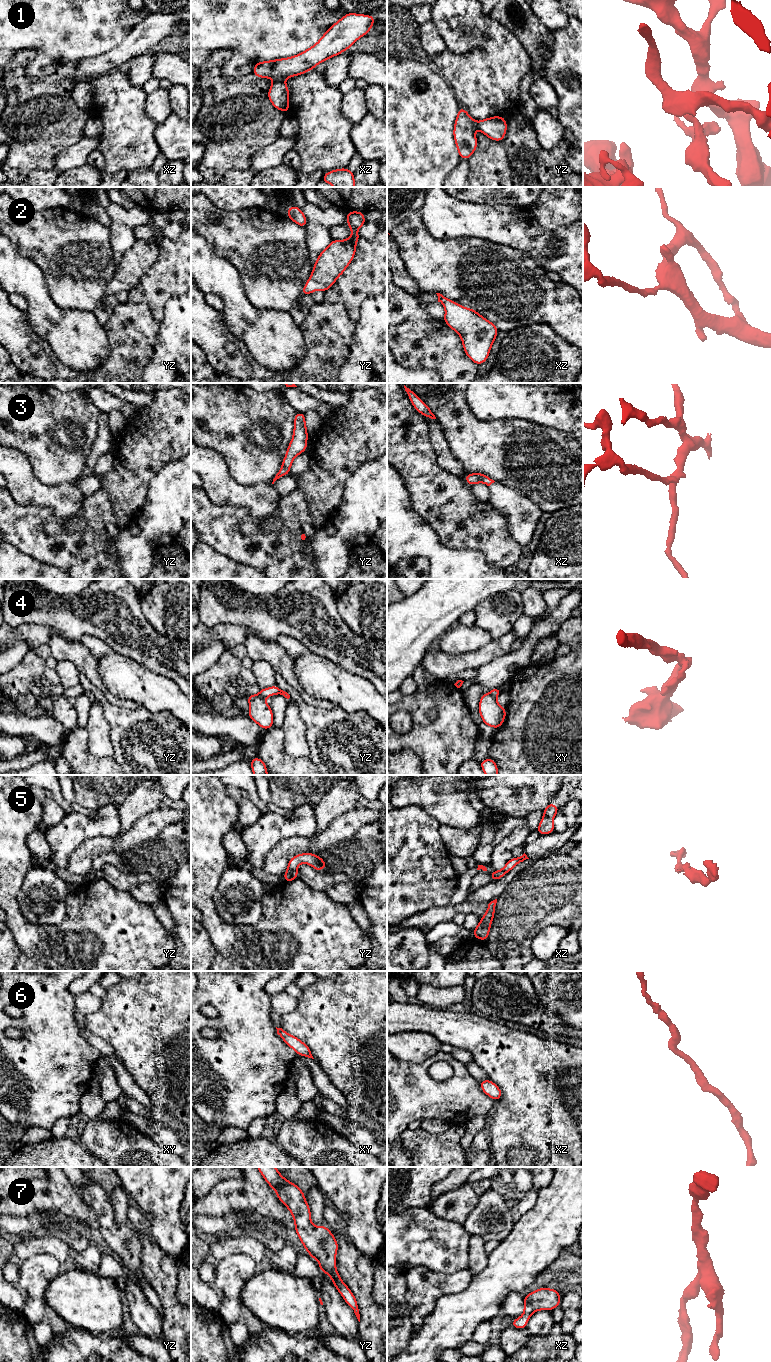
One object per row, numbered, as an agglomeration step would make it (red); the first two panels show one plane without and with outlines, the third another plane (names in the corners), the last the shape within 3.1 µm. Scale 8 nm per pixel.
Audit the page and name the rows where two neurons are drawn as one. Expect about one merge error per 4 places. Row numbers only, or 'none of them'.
1, 3, 4, 5

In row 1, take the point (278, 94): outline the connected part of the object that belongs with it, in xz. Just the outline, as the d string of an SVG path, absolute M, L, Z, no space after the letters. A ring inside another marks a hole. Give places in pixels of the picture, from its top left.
M276 79L268 91L268 99L280 111L287 113L291 109L289 103L289 89L283 80Z

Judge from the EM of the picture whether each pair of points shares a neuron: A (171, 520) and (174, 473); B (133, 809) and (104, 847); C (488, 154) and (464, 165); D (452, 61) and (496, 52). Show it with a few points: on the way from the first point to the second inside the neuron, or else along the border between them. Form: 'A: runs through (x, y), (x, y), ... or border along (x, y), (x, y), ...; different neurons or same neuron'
A: runs through (171, 508), (171, 501), (174, 497), (174, 485); same neuron
B: border along (139, 817), (127, 831), (121, 833); different neurons
C: border along (467, 159), (470, 163); different neurons
D: runs through (463, 61), (485, 61); same neuron

